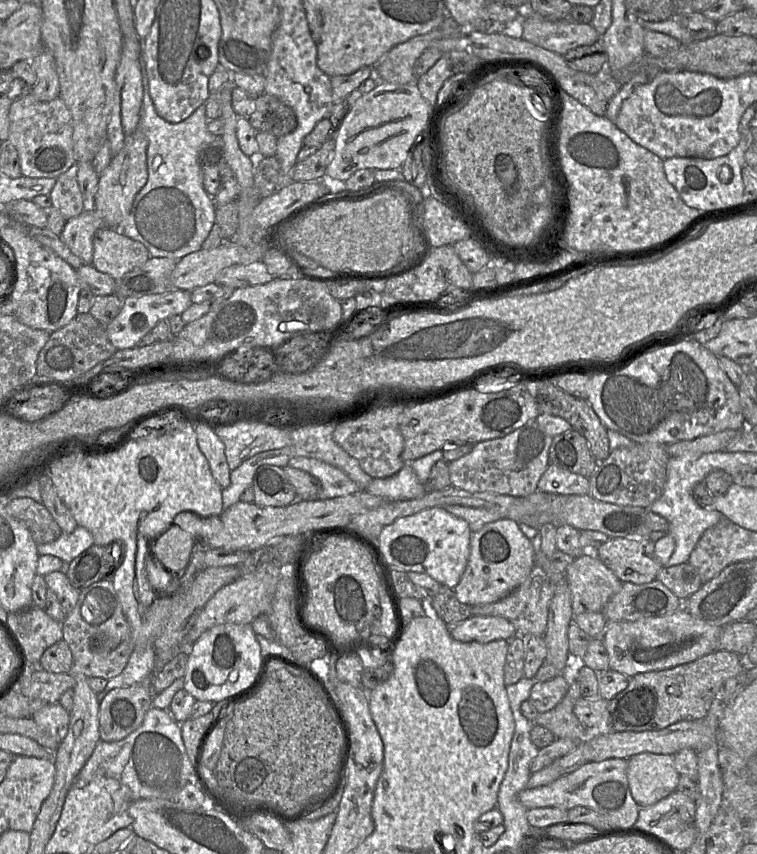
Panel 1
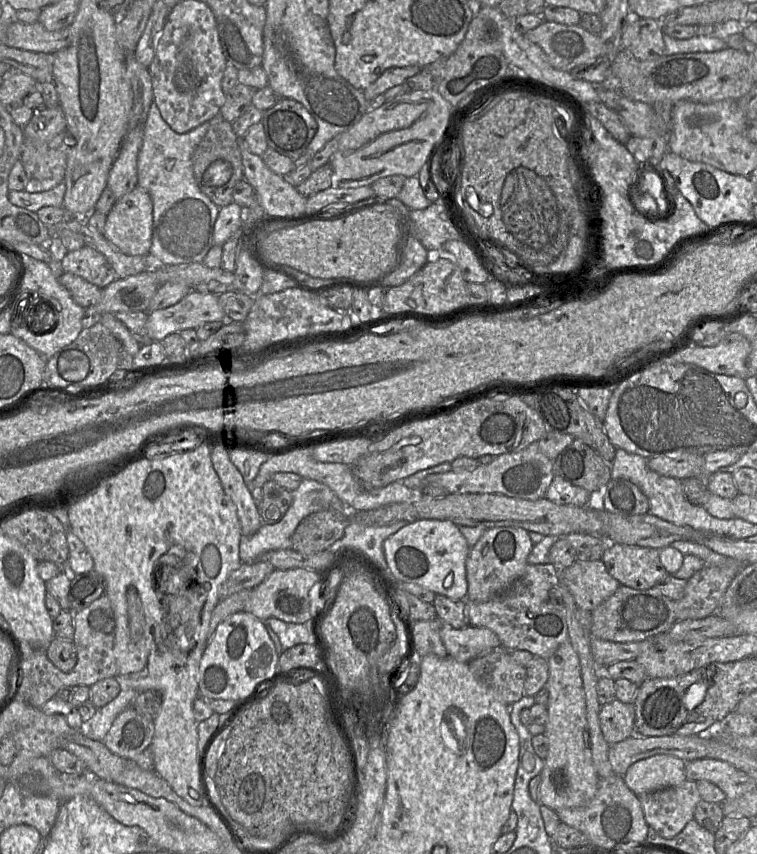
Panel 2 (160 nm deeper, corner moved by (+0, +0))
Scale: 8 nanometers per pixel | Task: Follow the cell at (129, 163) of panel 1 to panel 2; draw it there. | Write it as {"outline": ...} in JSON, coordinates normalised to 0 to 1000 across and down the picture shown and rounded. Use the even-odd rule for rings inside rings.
{"outline":[[[186,218],[153,234],[140,253],[136,275],[168,299],[196,300],[201,286],[202,242],[197,226]]]}

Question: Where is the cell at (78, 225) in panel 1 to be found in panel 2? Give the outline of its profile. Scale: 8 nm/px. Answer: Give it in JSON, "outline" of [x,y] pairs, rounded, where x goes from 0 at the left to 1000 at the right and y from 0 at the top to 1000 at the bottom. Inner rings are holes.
{"outline":[[[115,287],[90,294],[78,308],[78,316],[103,322],[133,338],[156,327],[139,300]]]}

